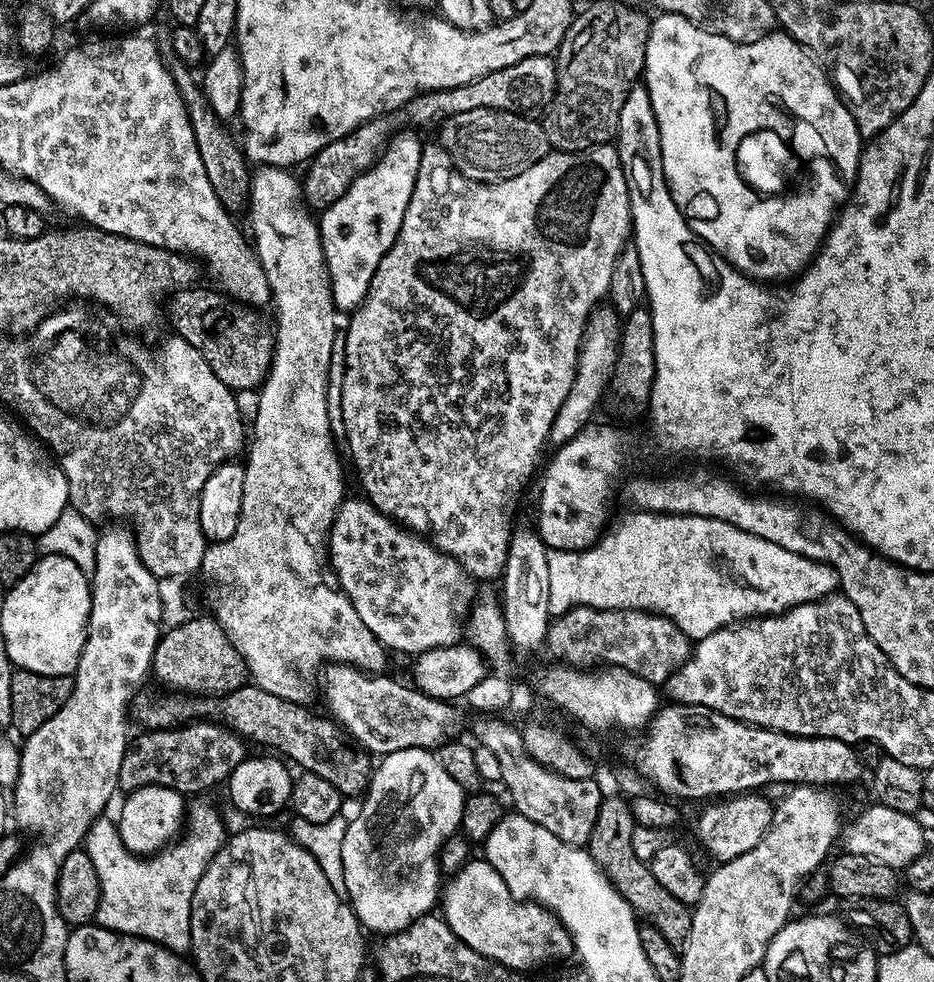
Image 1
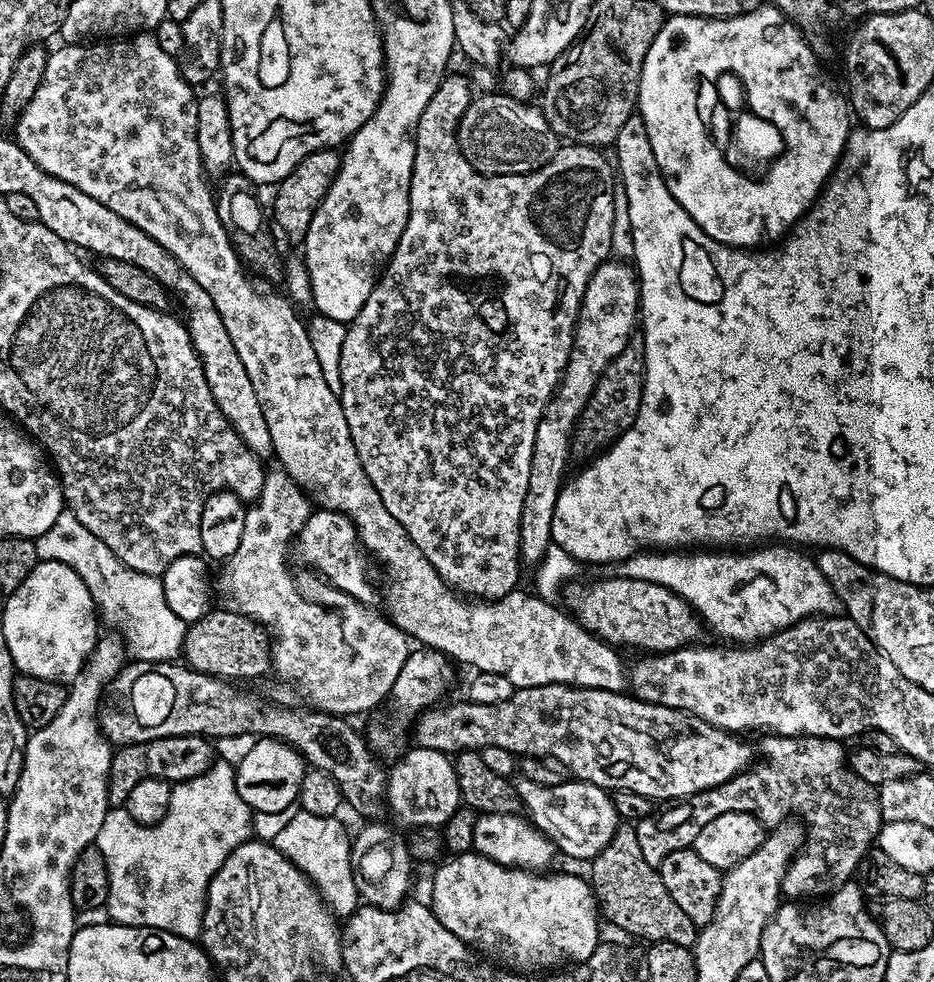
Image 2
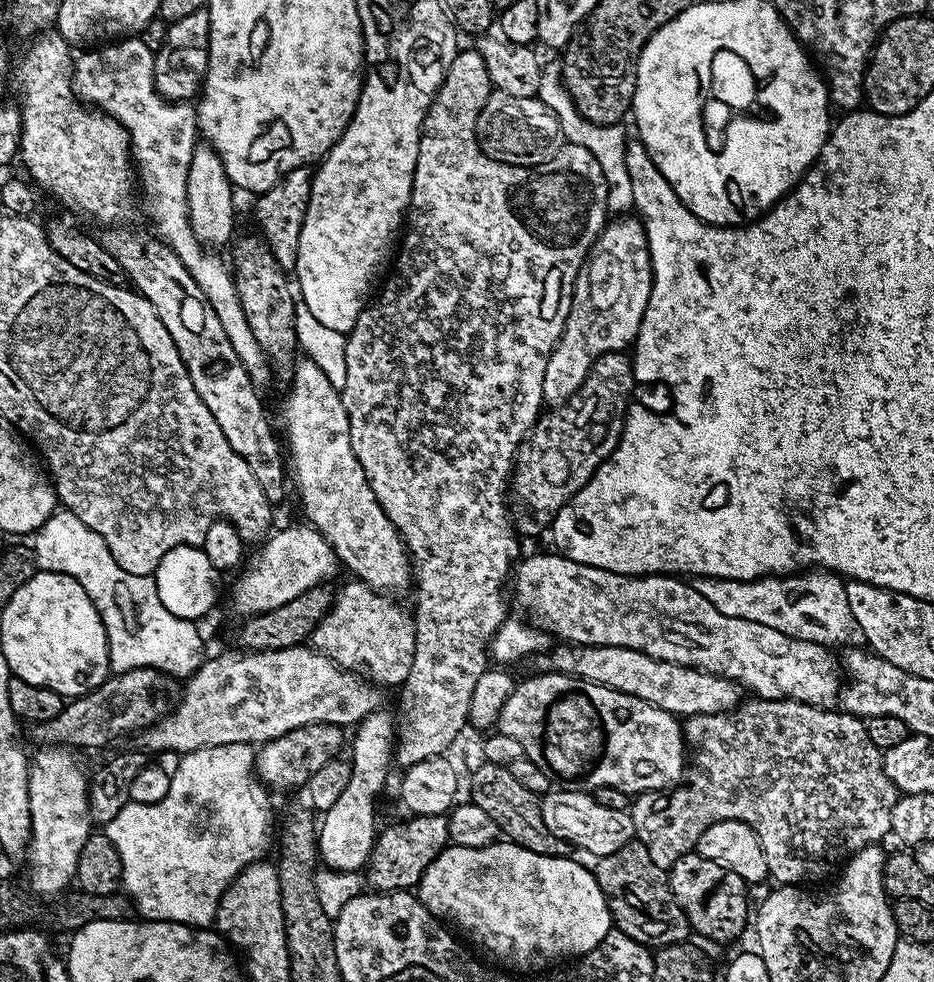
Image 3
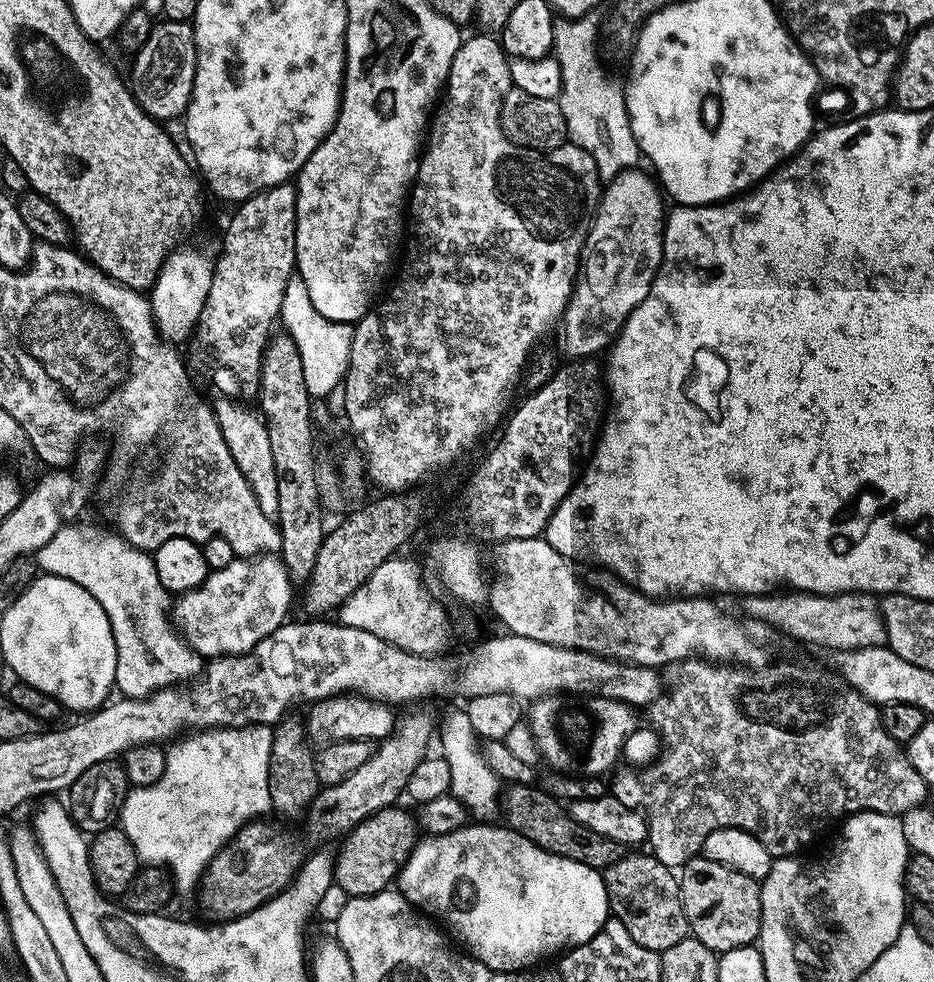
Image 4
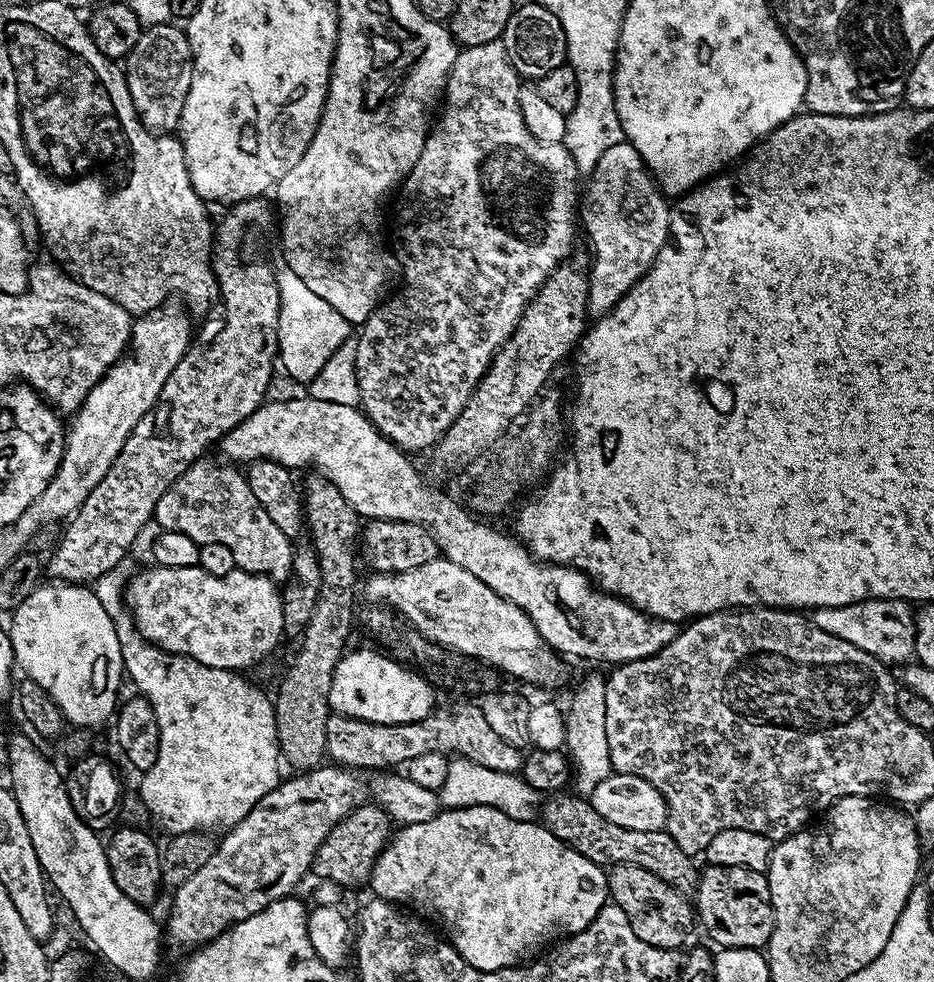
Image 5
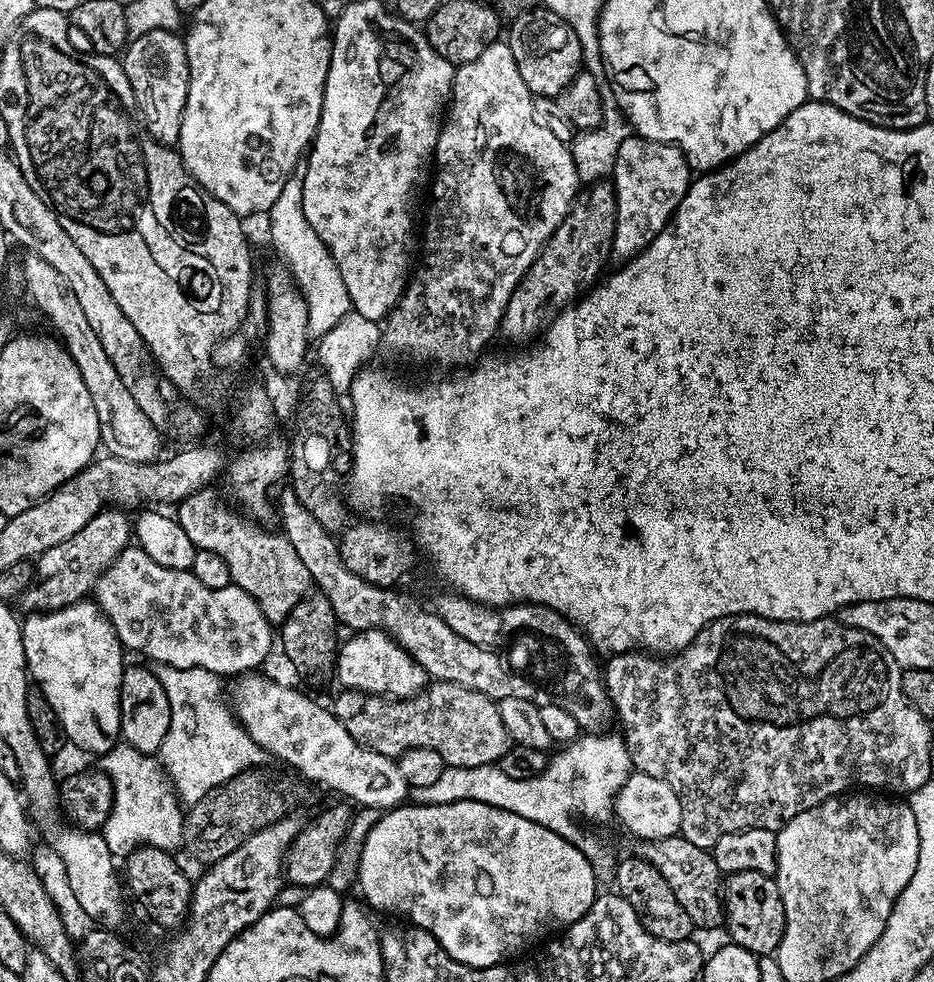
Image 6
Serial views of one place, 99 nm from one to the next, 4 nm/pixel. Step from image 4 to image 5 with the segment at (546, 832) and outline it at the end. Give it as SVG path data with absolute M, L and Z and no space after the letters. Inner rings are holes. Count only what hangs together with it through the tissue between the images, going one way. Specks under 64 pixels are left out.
M552 794L544 804L544 827L554 834L566 846L578 850L590 862L601 866L629 864L642 866L642 870L650 870L650 874L658 874L662 882L674 886L679 892L688 894L695 889L698 881L698 868L695 868L693 857L686 855L670 838L667 830L626 830L626 826L618 826L607 818L602 818L598 810L583 795Z

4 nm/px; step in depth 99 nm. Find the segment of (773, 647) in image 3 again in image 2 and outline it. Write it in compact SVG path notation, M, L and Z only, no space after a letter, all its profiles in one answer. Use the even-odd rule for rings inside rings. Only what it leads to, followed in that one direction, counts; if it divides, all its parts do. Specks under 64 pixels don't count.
M617 574L609 580L596 580L593 584L567 585L568 604L571 615L579 620L587 632L608 641L613 646L629 644L632 648L644 649L650 654L673 652L676 648L697 643L702 621L685 600L678 594L645 580L631 580Z

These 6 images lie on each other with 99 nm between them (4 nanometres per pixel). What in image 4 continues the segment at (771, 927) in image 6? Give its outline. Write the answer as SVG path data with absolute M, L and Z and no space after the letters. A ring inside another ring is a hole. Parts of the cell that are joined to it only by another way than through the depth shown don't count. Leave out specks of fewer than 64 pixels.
M695 856L680 869L680 897L691 935L717 954L753 945L761 932L761 890L759 881L721 863Z

